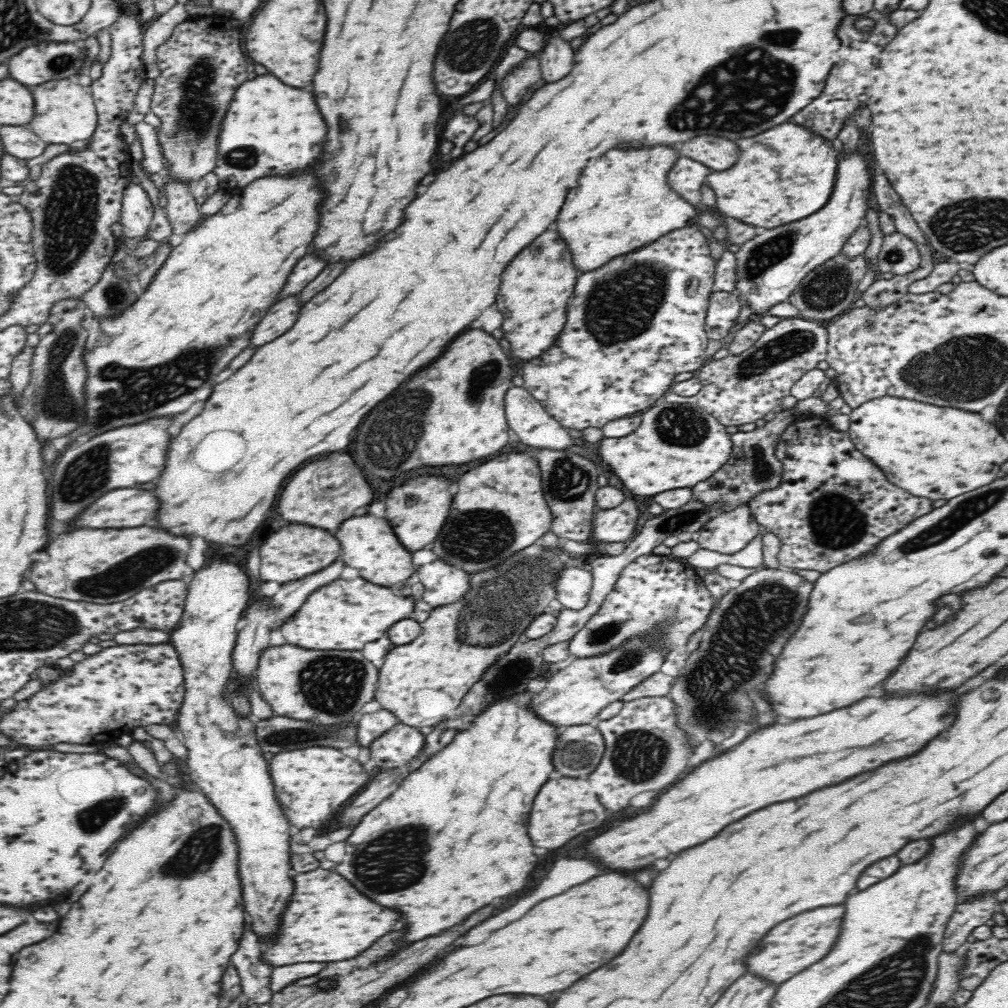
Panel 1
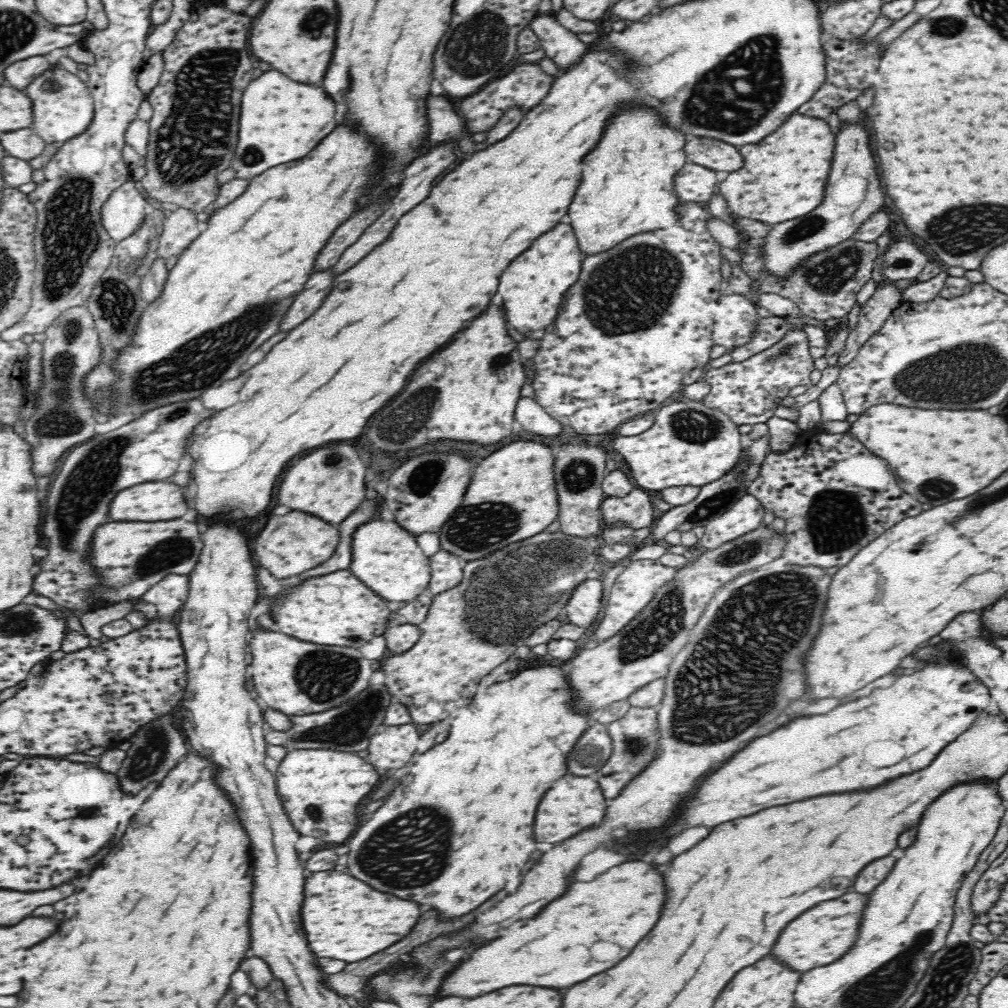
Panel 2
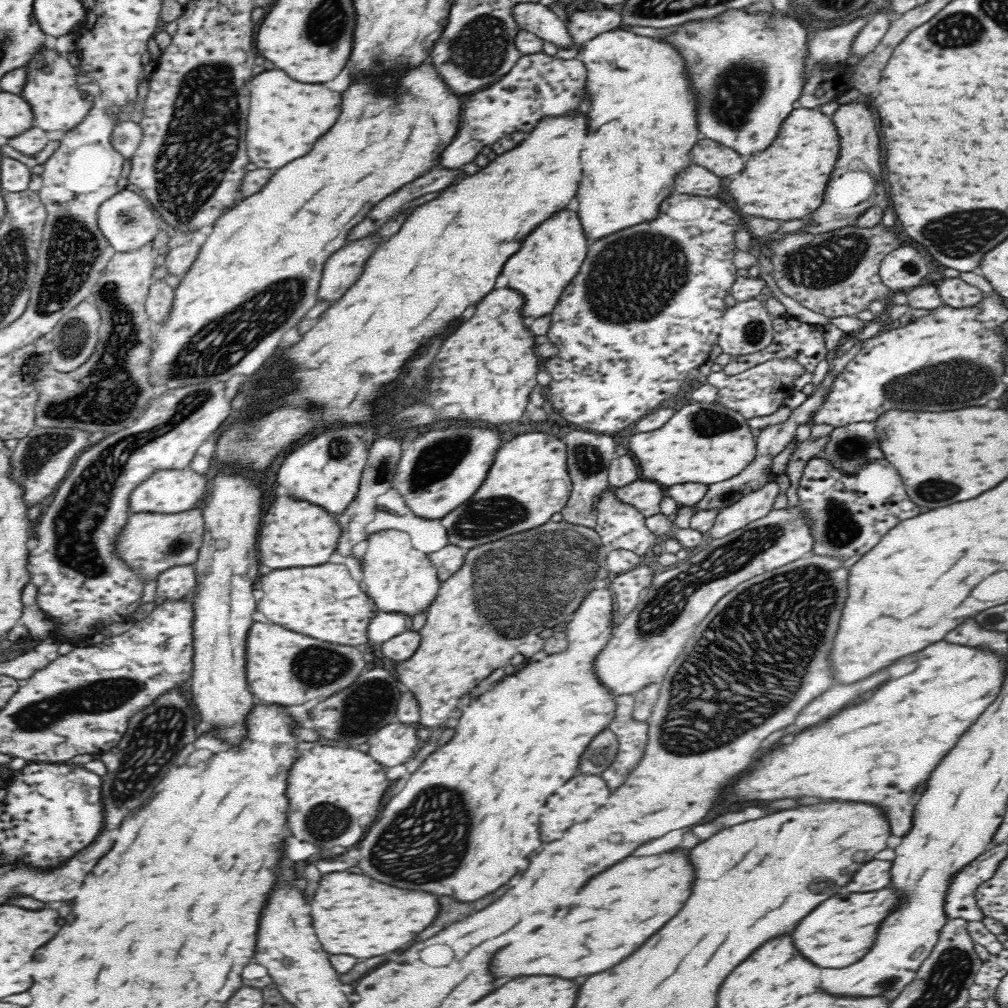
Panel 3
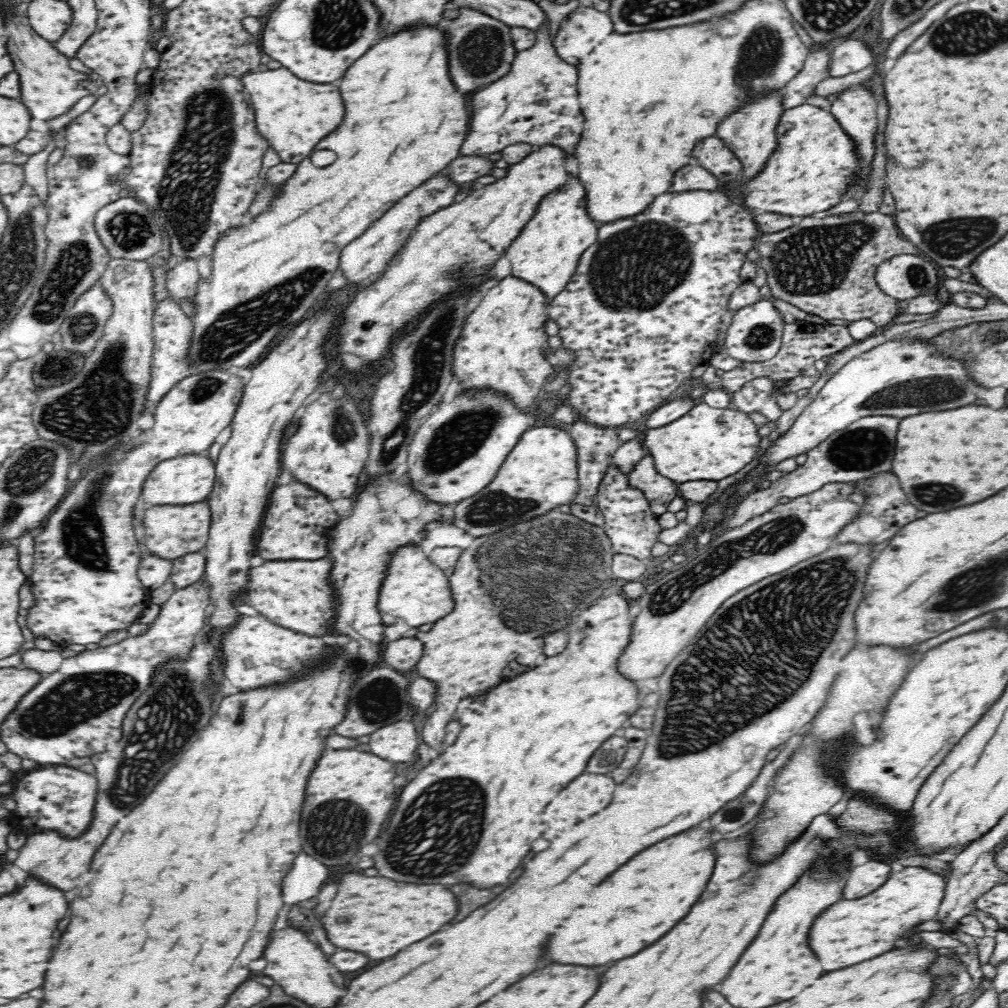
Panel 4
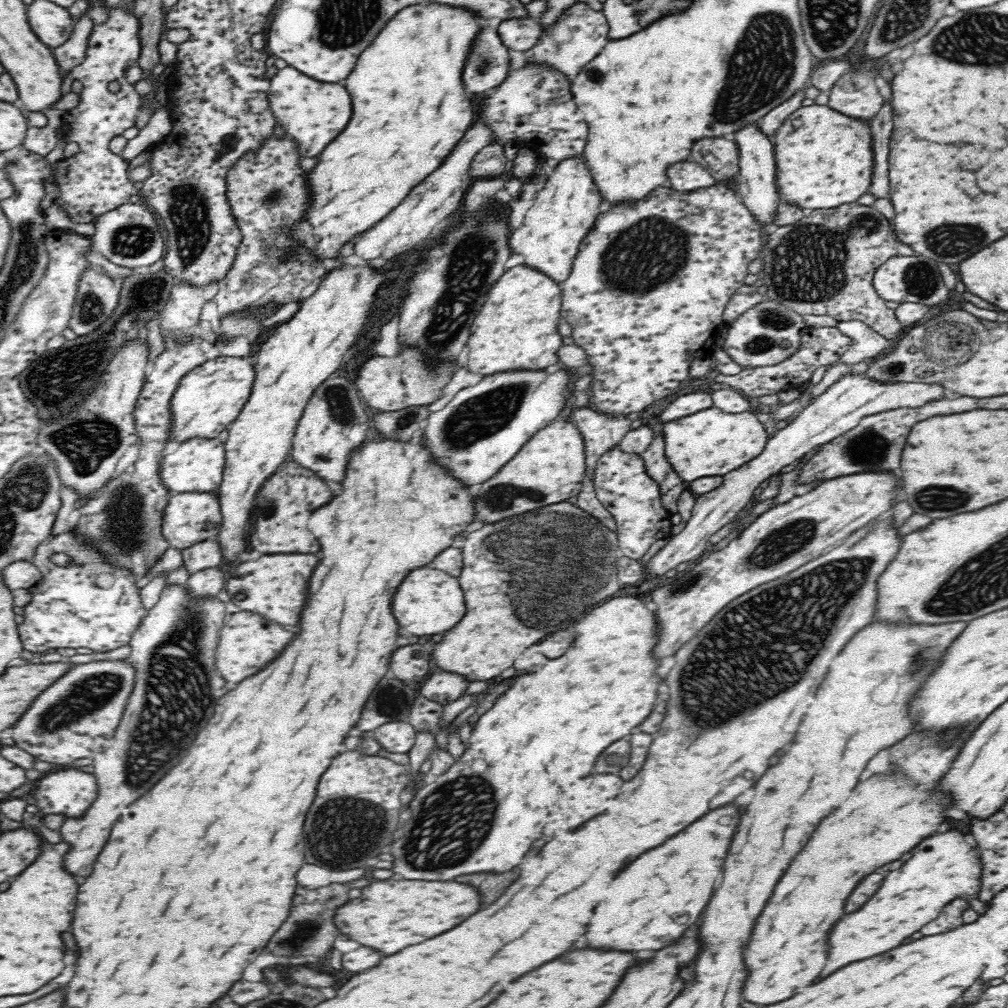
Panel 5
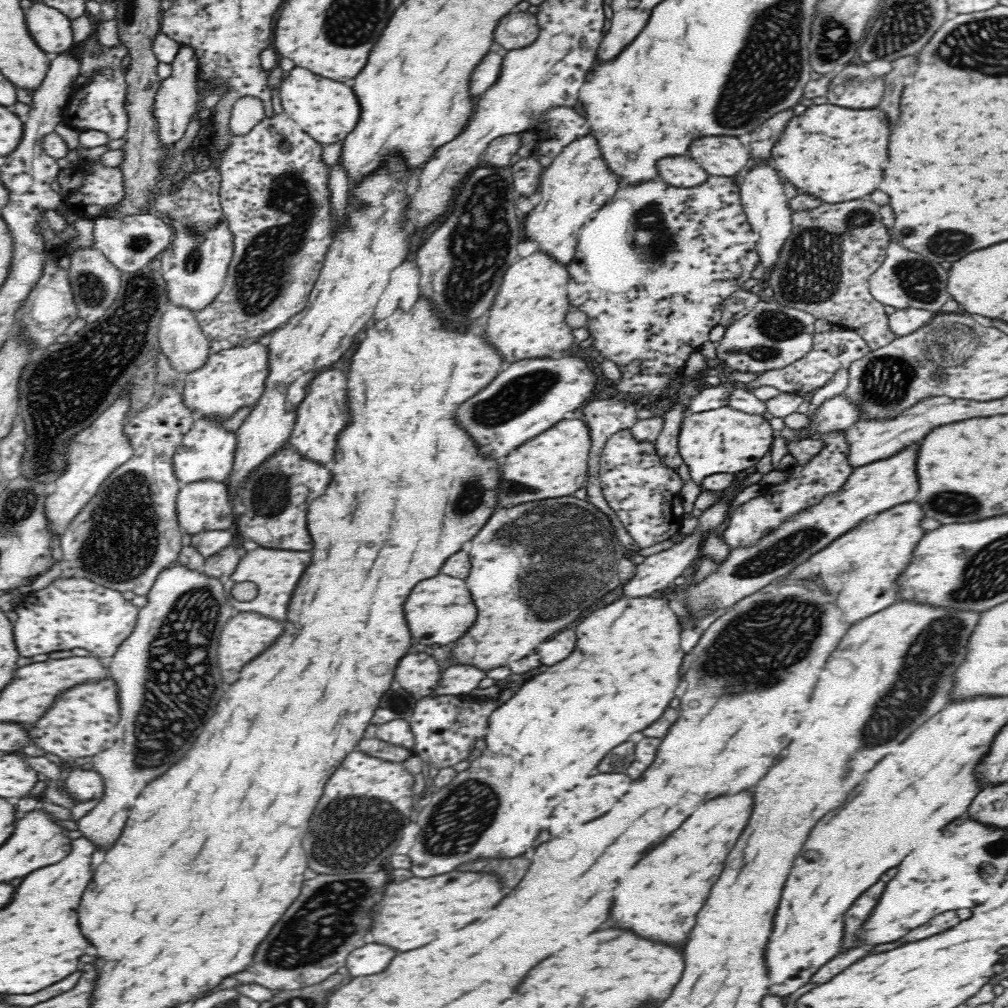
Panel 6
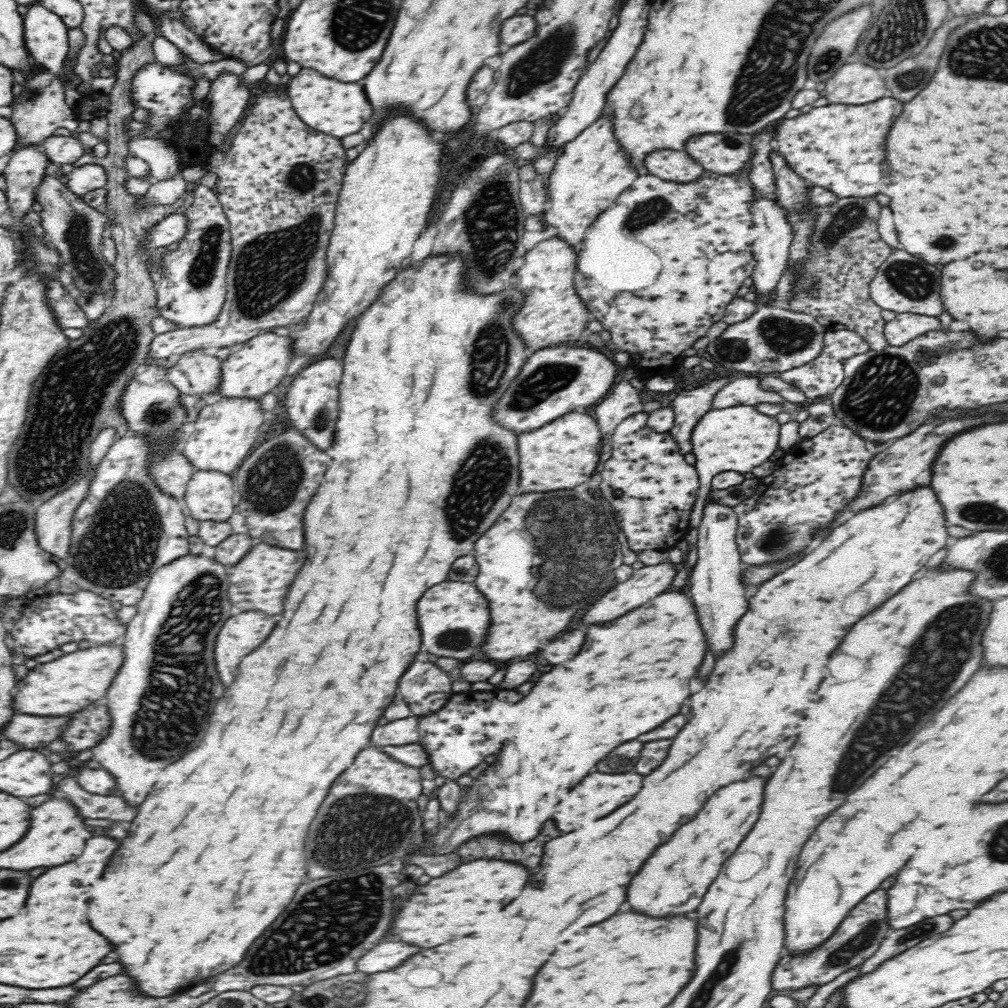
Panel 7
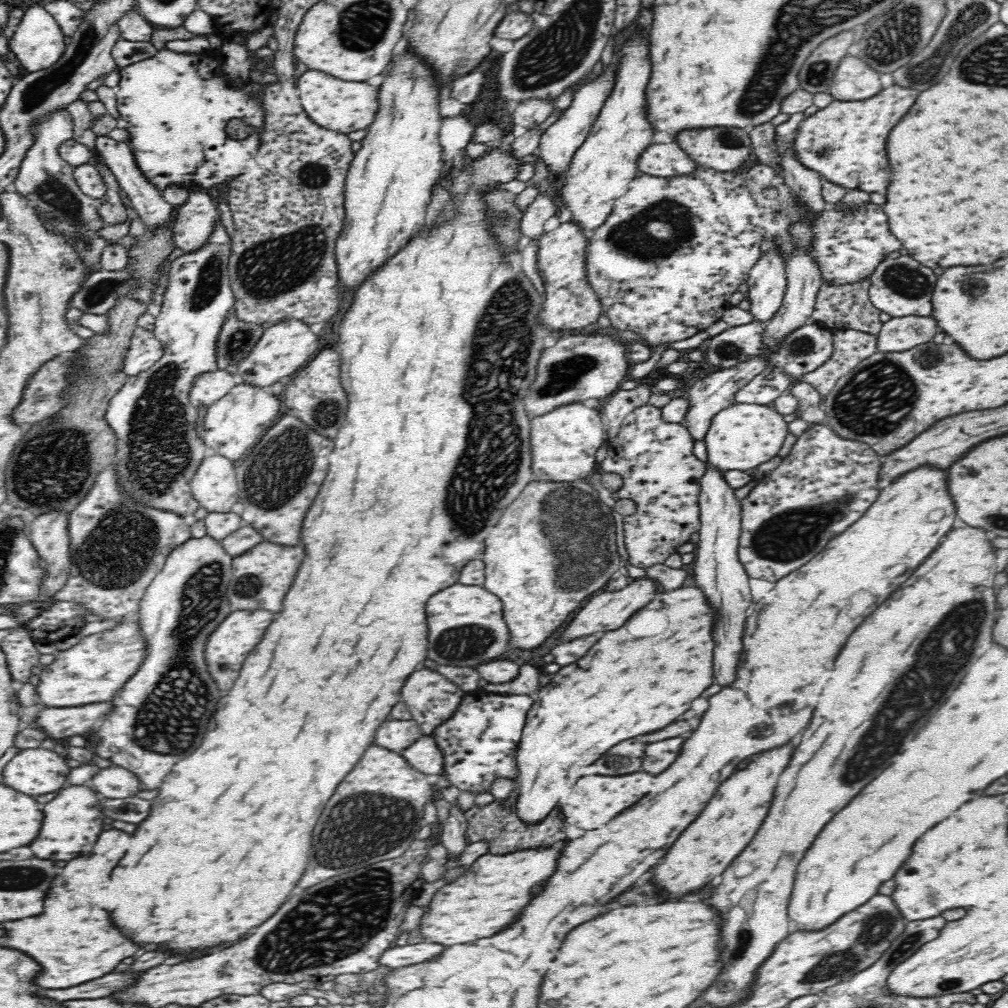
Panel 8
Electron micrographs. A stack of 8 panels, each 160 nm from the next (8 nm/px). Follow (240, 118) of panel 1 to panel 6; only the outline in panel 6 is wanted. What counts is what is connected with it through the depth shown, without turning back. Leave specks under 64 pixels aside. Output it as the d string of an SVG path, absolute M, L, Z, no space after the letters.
M294 68L282 80L280 86L280 100L292 120L296 120L304 132L320 144L332 144L344 140L360 120L360 104L352 90L352 86L328 80L324 76L316 76L306 68Z

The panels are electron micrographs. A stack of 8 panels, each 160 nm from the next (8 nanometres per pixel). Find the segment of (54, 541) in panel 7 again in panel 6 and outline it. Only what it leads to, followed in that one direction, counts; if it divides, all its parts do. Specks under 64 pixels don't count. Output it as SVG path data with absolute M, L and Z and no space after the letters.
M128 396L120 398L114 406L110 406L102 416L98 417L98 420L92 422L86 429L80 430L79 433L72 434L73 437L68 444L66 472L58 477L44 502L44 515L48 519L50 538L56 536L60 539L64 536L72 519L100 490L102 482L108 478L110 472L133 456L134 449L130 448L130 443L123 432L126 414L129 412L128 398Z

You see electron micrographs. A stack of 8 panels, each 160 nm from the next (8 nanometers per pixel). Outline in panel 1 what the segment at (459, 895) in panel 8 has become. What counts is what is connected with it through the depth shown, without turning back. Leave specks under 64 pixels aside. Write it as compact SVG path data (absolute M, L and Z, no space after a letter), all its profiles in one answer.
M330 870L298 873L294 876L296 890L284 912L280 936L276 942L265 944L263 959L274 968L296 962L338 962L350 960L368 950L380 936L394 930L400 914L390 908L382 908L378 902L366 898L346 878Z

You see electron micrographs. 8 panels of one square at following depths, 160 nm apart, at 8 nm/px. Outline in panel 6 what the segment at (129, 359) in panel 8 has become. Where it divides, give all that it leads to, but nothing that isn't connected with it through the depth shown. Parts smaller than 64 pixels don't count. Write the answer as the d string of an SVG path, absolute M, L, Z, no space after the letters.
M274 114L274 116L265 116L254 125L250 132L242 136L231 135L228 140L228 148L222 152L217 160L217 170L221 178L221 188L219 193L220 204L223 214L226 216L229 223L229 229L233 236L233 257L230 261L227 277L223 284L220 294L209 304L195 314L196 321L202 329L202 333L208 336L209 340L213 341L230 341L234 346L240 344L244 339L263 339L265 335L270 334L276 329L285 325L292 316L302 312L309 301L310 293L318 280L323 267L324 258L330 244L332 244L332 208L331 201L332 193L329 190L330 164L323 162L322 144L316 144L314 138L306 134L302 128L298 128L298 124L286 116L286 114Z

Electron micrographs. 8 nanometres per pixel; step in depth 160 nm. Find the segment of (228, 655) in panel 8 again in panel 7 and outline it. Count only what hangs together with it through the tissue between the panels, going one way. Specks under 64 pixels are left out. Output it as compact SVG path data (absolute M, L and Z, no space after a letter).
M256 610L242 612L226 620L216 638L216 650L214 650L216 670L224 686L230 686L234 682L240 660L266 640L266 636L272 632L278 620L282 620L282 614L268 616Z

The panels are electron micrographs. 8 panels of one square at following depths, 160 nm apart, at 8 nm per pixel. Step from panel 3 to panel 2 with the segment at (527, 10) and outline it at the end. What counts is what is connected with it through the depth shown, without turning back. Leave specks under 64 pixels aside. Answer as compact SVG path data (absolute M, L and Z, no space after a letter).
M536 12L528 24L540 39L541 49L557 64L558 70L572 68L588 52L590 45L580 42L578 35L566 29L554 13Z

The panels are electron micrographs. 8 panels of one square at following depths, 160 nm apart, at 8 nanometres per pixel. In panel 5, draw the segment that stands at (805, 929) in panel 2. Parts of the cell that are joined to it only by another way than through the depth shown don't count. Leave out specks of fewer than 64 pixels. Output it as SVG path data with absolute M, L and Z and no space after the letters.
M959 829L948 830L936 836L930 836L926 840L922 840L922 844L918 844L918 848L914 848L912 858L908 858L900 870L894 870L886 876L882 888L874 894L872 900L868 900L858 912L846 914L838 926L834 928L834 932L830 934L830 958L826 968L822 970L815 983L826 978L828 974L832 974L834 970L838 970L840 966L846 966L850 962L856 960L864 960L876 954L884 954L896 946L902 944L904 938L912 936L914 932L918 932L922 926L926 926L928 922L936 920L936 916L942 912L942 908L950 902L954 902L956 898L964 900L979 915L986 911L986 904L980 901L980 892L982 892L982 876L984 876L983 860L981 853L977 851L977 846L966 841L966 833Z

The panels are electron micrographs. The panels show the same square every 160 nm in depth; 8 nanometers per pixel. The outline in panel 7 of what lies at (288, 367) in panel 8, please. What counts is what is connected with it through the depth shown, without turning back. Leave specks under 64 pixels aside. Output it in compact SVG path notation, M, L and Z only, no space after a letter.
M270 330L254 336L254 338L243 343L243 346L236 352L229 354L228 358L222 363L219 396L260 399L282 382L295 355L293 338L288 331Z

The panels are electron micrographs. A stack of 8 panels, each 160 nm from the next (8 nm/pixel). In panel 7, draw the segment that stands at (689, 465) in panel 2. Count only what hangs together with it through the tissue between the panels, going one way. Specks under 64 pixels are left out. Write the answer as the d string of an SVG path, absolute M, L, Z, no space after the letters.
M735 405L713 409L702 416L692 431L691 441L696 455L696 470L699 474L699 493L693 511L689 514L689 528L698 529L706 496L710 492L712 479L721 472L740 472L743 475L768 461L779 449L781 425L775 417L760 413L754 406Z

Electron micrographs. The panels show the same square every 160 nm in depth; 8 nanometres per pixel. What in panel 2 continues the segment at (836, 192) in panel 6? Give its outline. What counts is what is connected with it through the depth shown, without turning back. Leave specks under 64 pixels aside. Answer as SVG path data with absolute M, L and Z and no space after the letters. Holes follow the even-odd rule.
M794 114L778 132L772 132L762 144L744 146L744 166L732 172L718 188L718 193L728 202L732 214L740 217L752 216L764 224L778 223L804 216L812 212L824 198L826 180L830 174L830 162L834 152L834 136L824 118ZM734 194L734 196L732 196ZM748 194L748 196L738 196ZM756 216L756 218L754 218Z

